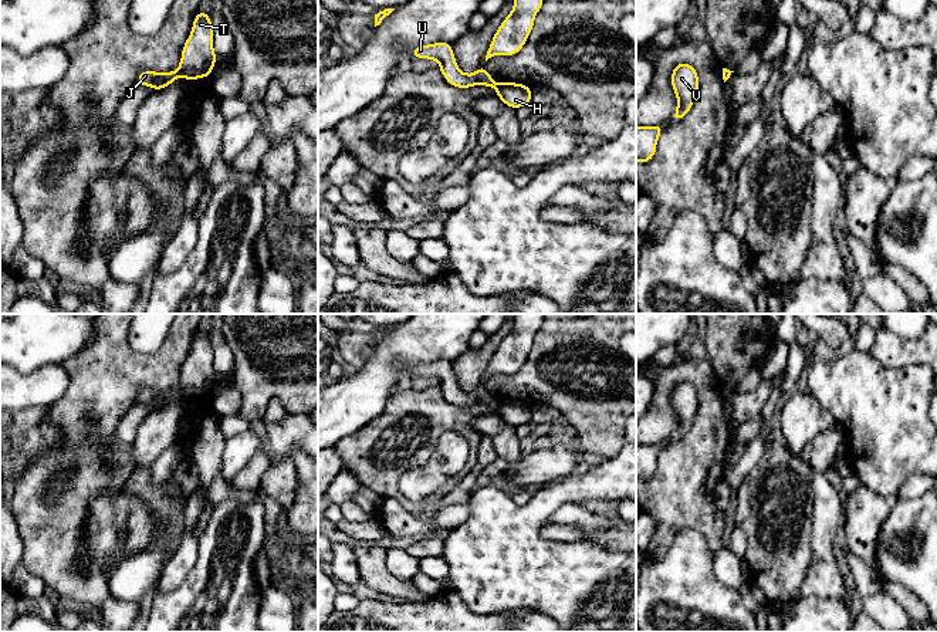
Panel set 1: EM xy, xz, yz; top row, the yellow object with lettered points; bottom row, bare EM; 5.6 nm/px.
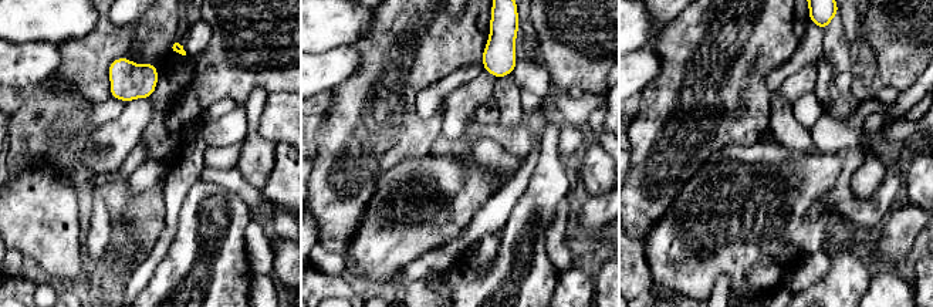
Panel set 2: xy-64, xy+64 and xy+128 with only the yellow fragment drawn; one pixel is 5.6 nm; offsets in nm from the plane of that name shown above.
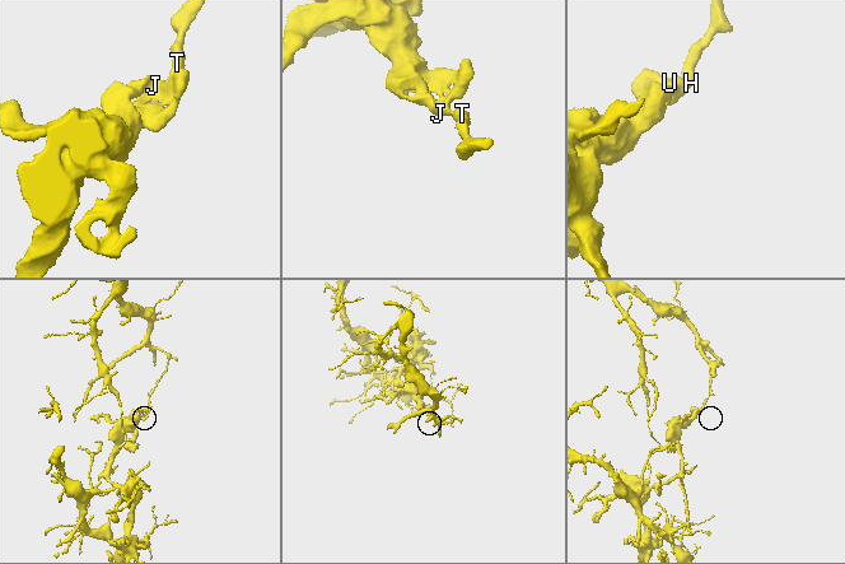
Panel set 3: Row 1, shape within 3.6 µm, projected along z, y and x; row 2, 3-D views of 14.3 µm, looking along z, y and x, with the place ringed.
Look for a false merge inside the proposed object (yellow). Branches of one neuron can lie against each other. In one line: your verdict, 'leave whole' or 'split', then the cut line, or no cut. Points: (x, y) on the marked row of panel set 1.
split; cut xy (178, 70), (181, 74)

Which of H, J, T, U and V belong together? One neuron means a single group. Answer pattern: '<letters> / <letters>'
H T / J U V

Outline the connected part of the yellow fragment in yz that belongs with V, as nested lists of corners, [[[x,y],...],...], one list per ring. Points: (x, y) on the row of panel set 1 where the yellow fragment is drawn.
[[[679,62],[672,71],[672,87],[677,97],[677,109],[672,119],[680,121],[689,114],[700,87],[696,68],[689,62]]]

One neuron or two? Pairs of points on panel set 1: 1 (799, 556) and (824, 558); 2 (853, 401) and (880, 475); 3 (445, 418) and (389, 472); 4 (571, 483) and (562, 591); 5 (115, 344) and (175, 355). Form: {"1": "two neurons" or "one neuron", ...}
{"1": "two neurons", "2": "one neuron", "3": "one neuron", "4": "one neuron", "5": "one neuron"}

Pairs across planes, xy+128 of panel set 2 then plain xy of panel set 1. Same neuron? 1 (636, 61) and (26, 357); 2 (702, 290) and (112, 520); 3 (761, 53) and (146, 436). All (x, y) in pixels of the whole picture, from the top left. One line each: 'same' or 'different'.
1: different
2: same
3: different

